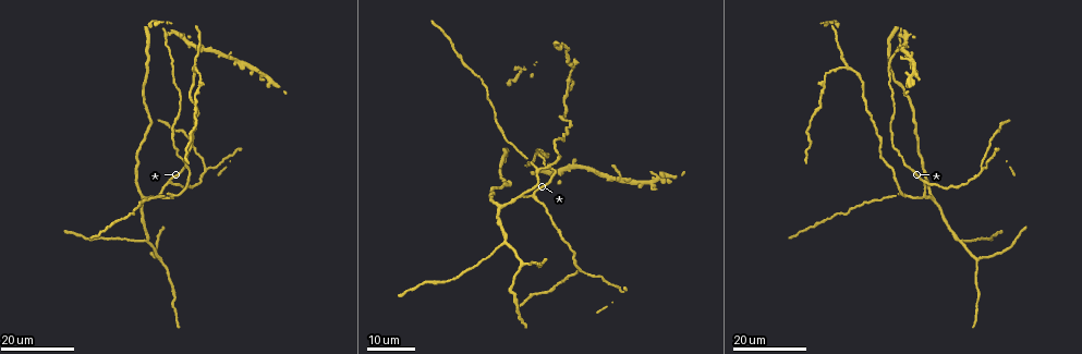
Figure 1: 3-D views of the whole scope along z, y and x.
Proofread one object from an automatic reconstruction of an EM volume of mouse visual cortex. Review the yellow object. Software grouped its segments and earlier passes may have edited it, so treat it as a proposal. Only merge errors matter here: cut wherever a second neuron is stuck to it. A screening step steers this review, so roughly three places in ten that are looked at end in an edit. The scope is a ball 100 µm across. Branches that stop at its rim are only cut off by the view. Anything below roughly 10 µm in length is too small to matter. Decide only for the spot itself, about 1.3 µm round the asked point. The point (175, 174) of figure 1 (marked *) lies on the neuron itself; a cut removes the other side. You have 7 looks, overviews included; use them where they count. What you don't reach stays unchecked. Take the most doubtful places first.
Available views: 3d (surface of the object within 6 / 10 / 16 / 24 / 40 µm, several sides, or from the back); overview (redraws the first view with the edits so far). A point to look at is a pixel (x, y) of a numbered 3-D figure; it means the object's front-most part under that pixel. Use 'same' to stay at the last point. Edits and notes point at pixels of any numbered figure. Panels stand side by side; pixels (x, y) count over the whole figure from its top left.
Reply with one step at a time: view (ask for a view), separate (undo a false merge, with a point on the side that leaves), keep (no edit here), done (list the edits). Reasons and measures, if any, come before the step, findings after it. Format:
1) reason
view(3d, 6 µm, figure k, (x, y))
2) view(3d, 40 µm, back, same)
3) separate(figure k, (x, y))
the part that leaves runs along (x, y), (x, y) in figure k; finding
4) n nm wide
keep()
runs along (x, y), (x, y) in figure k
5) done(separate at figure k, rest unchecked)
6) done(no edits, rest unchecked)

arms part here
view(3d, 16 µm, figure 1, (565, 95))

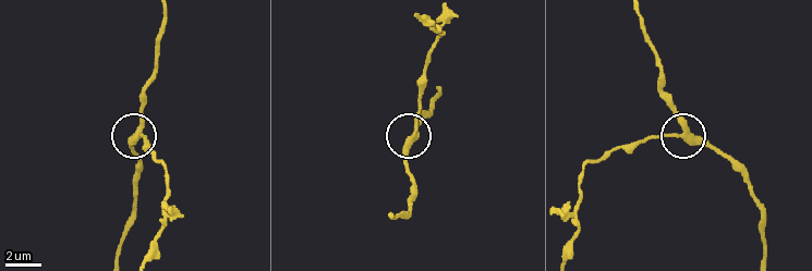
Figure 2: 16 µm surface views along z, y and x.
zoom in
view(3d, 10 µm, figure 2, (139, 129))

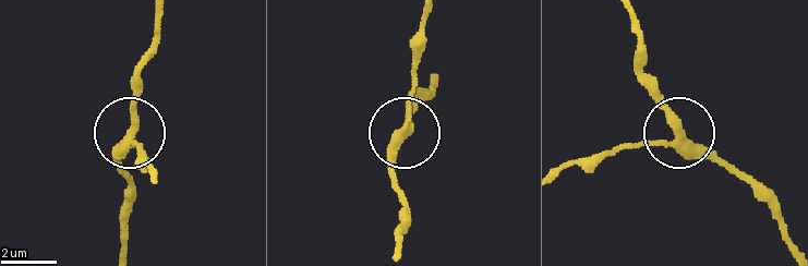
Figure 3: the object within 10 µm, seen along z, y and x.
keep()
runs along (796, 248), (749, 184), (686, 142), (639, 67) in figure 3; continuous, no second neuron

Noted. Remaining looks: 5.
view(3d, 16 µm, figure 1, (206, 170))

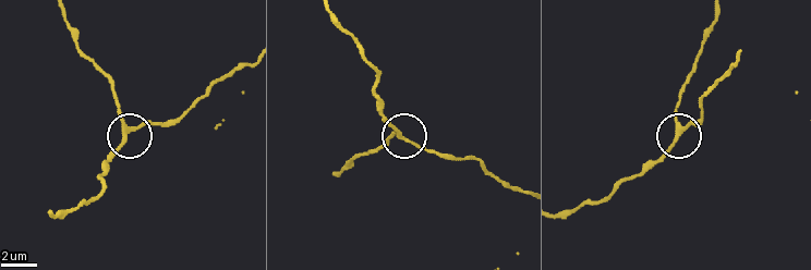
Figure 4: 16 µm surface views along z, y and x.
view(3d, 10 µm, figure 4, (682, 129))

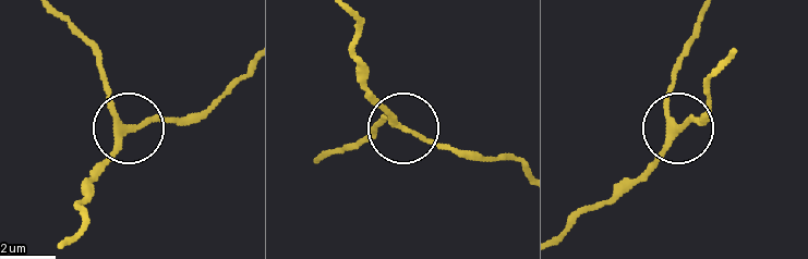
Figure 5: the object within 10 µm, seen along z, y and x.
200 nm wide
keep()
runs along (352, 13), (352, 56), (366, 90), (397, 121), (477, 158) in figure 5; one neuron here

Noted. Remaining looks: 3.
view(3d, 24 µm, figure 1, (520, 193))

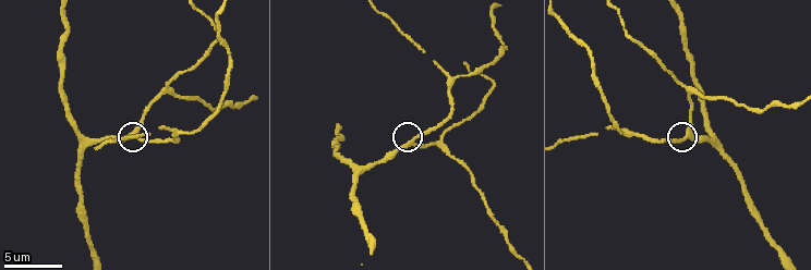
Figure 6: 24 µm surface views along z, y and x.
closer look
view(3d, 6 µm, figure 6, (408, 140))

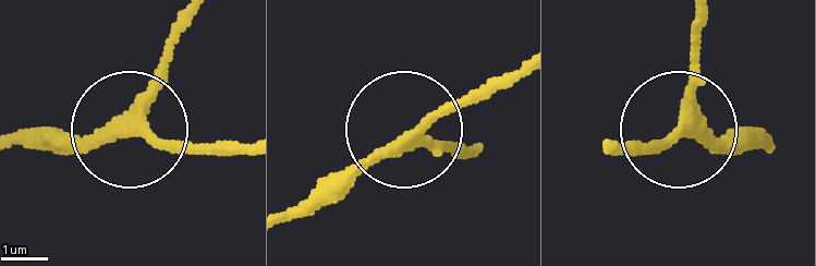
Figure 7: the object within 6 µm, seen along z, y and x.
3 arms
keep()
runs along (189, 21), (146, 115), (75, 138), (21, 138) in figure 7; continuous, no second neuron

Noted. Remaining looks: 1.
done(no edits, rest unchecked)

